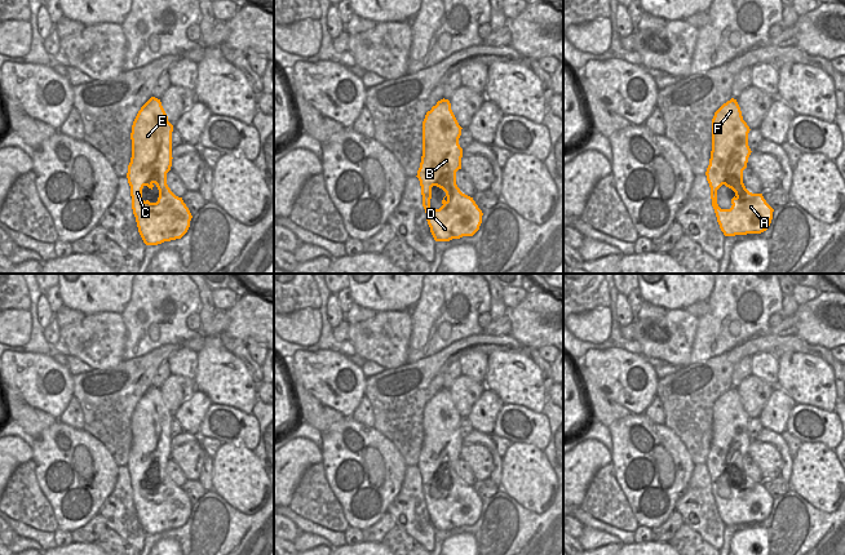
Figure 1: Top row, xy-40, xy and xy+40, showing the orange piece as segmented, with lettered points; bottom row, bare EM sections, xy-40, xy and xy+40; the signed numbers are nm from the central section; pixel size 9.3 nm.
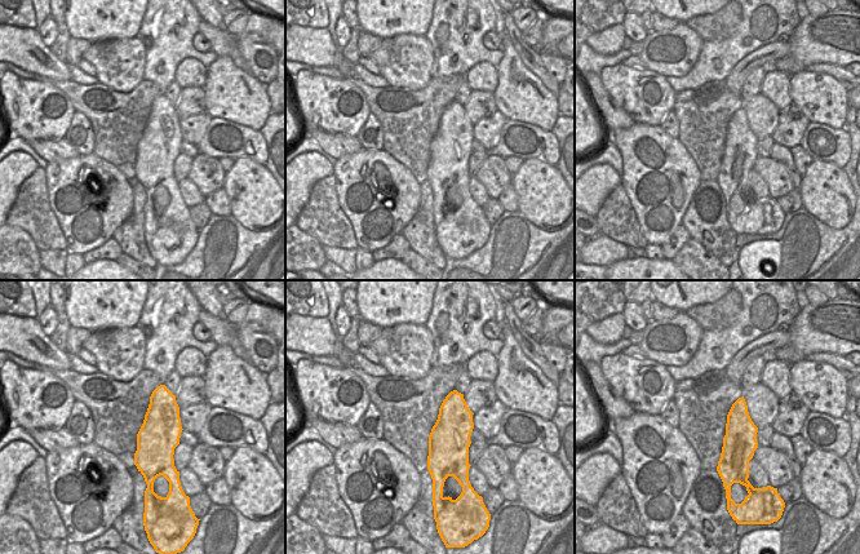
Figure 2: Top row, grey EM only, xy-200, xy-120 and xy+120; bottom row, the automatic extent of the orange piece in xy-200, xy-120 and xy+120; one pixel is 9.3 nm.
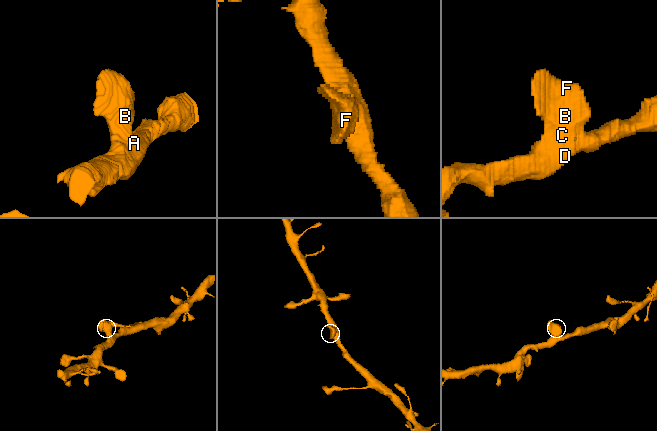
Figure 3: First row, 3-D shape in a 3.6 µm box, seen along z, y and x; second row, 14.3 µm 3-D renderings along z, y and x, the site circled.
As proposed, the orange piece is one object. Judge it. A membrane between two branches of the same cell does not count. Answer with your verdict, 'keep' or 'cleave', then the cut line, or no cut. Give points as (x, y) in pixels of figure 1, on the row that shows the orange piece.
keep; cut none

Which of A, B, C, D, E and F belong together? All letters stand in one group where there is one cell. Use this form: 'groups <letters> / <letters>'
groups A B C D E F

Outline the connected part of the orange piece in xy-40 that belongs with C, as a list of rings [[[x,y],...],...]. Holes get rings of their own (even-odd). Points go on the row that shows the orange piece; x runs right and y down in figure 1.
[[[151,97],[138,111],[132,125],[132,157],[128,165],[128,183],[130,186],[132,209],[138,232],[146,245],[158,245],[164,241],[181,239],[190,227],[193,218],[182,197],[176,196],[167,185],[167,173],[172,166],[172,132],[173,125],[162,106],[160,99]],[[154,186],[159,190],[156,203],[142,199],[142,188]]]

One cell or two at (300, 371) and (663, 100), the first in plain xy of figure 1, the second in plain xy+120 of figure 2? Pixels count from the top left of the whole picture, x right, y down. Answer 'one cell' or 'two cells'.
one cell

